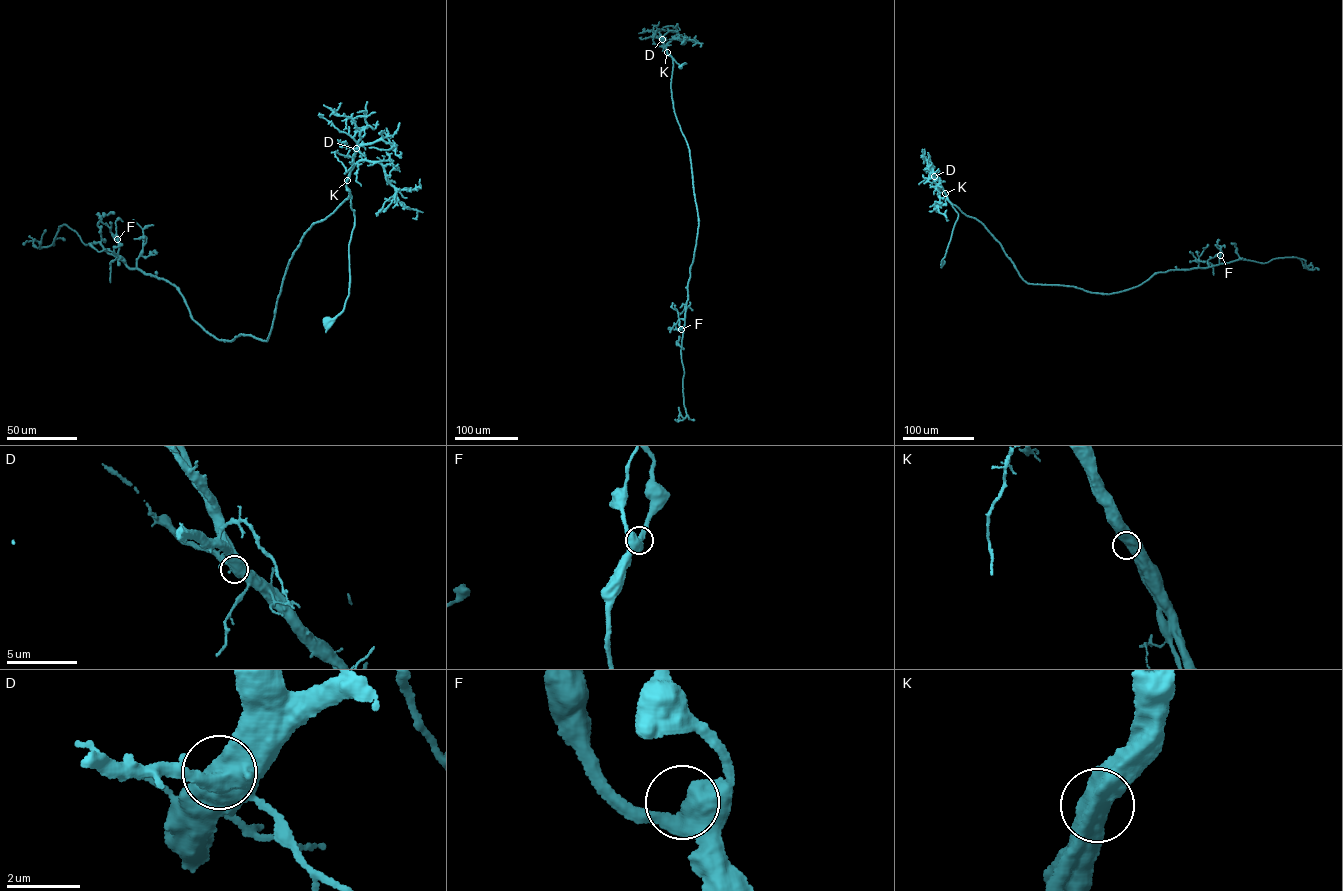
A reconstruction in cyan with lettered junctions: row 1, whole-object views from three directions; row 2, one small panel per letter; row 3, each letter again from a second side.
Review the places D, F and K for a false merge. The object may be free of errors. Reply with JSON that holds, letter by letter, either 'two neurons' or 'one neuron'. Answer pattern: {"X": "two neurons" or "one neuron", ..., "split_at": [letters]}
{"D": "one neuron", "F": "one neuron", "K": "one neuron", "split_at": []}

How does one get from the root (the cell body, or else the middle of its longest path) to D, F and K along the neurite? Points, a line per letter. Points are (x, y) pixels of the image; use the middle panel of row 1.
D: (680, 66), (686, 63), (680, 65), (668, 54), (662, 39)
F: (680, 66), (686, 63), (680, 65), (672, 58), (670, 87), (674, 113), (689, 150), (698, 224), (681, 329)
K: (680, 66), (686, 63), (680, 65), (667, 53)

